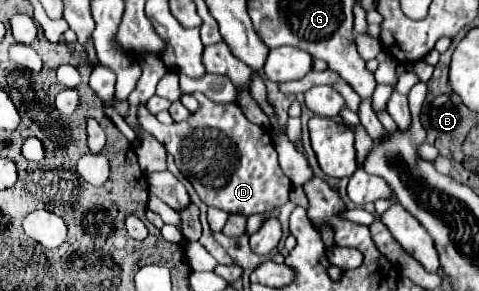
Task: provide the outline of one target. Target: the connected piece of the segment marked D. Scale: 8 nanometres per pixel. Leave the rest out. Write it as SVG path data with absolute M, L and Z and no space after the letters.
M195 93L193 97L197 97L201 107L187 121L163 125L145 109L145 105L139 105L137 119L143 129L163 143L167 153L173 153L175 165L191 181L201 201L227 213L247 217L287 203L291 181L279 167L269 133L263 127L249 123L237 103L213 103L201 93Z

